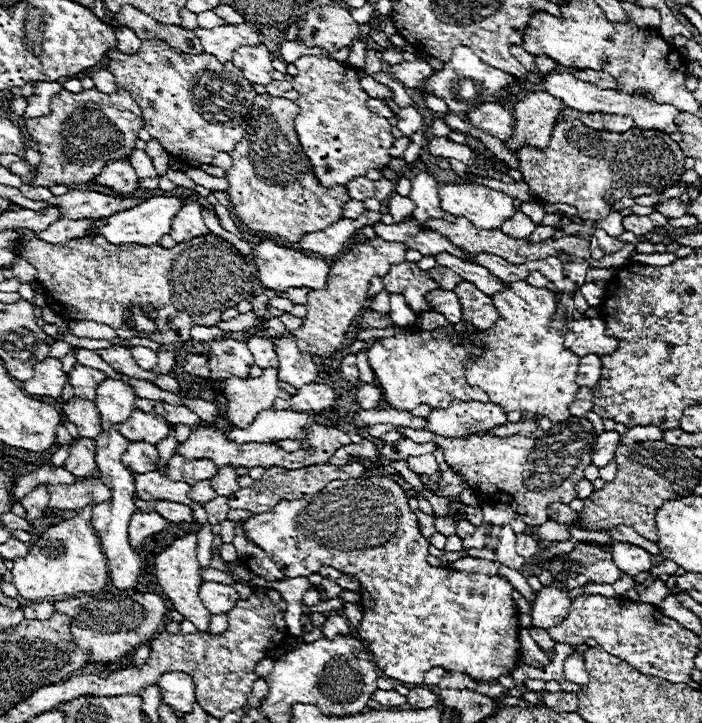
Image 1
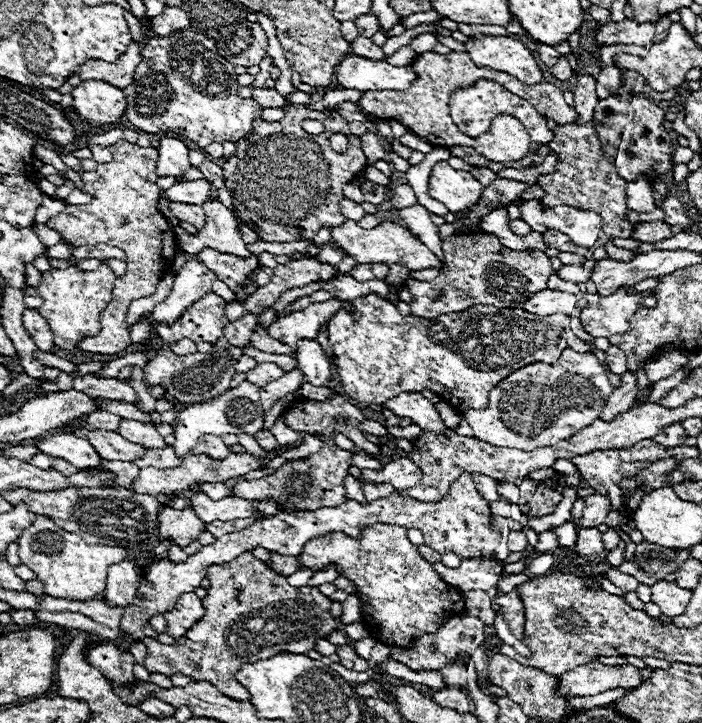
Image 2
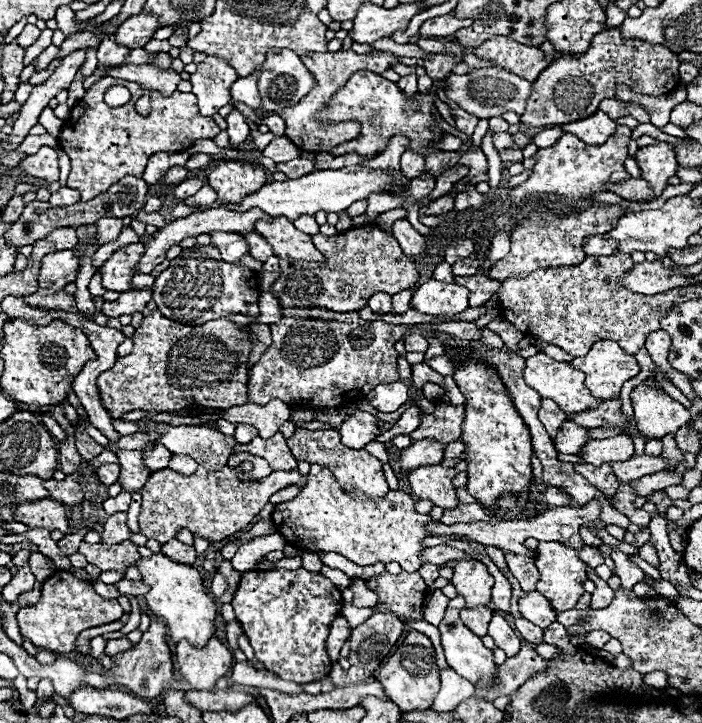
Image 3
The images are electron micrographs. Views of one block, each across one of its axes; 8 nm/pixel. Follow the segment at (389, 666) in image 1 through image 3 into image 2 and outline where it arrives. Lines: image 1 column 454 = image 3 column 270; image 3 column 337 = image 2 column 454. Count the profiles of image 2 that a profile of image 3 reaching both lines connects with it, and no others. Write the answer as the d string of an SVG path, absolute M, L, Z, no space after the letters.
M372 524L364 528L360 540L352 540L344 536L344 532L328 532L328 536L310 540L298 560L302 564L300 568L310 568L314 572L336 566L342 576L352 580L364 612L362 624L372 638L386 646L412 646L416 638L432 634L452 616L464 614L462 592L446 584L436 574L434 566L418 554L418 546L406 538L404 526Z

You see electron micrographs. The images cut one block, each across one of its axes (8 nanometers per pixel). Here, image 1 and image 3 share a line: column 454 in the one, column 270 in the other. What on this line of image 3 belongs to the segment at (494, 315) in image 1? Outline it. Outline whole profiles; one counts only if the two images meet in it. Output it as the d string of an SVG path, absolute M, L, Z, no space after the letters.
M372 224L356 226L332 237L319 233L312 236L312 241L324 254L326 262L290 262L290 268L282 270L280 278L270 288L270 294L278 298L280 308L320 306L334 312L358 312L368 304L372 292L398 294L410 290L418 280L416 264L404 256L396 238Z

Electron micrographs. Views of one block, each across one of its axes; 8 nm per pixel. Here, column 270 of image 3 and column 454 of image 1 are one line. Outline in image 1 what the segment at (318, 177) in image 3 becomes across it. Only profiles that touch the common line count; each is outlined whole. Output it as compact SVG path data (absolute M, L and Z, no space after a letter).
M440 184L438 198L444 212L464 216L482 230L500 228L500 224L516 210L510 196L486 186Z

